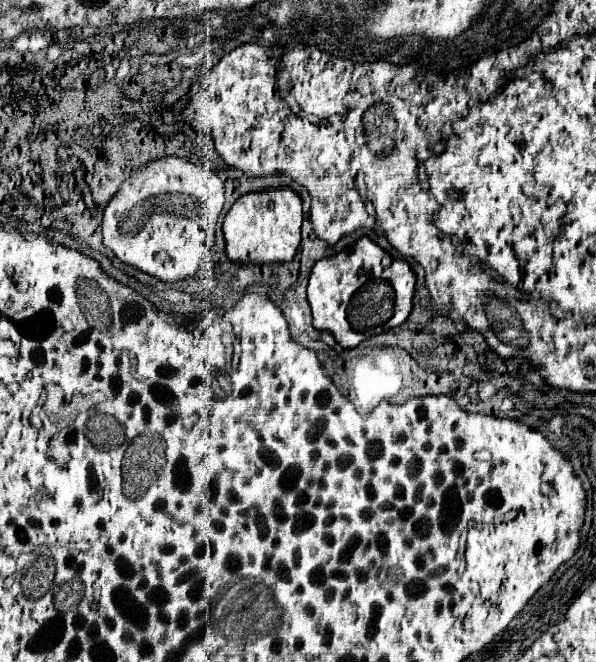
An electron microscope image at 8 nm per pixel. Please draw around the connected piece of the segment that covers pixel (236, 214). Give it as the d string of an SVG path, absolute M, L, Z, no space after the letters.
M290 188L252 192L244 194L226 214L224 238L226 256L236 264L270 264L270 262L292 262L300 246L302 228L302 200Z

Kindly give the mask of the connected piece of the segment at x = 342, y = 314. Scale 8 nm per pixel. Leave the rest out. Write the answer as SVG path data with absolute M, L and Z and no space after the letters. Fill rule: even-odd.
M362 238L352 250L324 258L312 268L308 282L312 326L316 330L330 332L342 348L356 348L366 338L400 326L408 318L412 308L414 282L414 272L406 260L394 260L378 244ZM360 266L372 268L372 274L360 278Z

